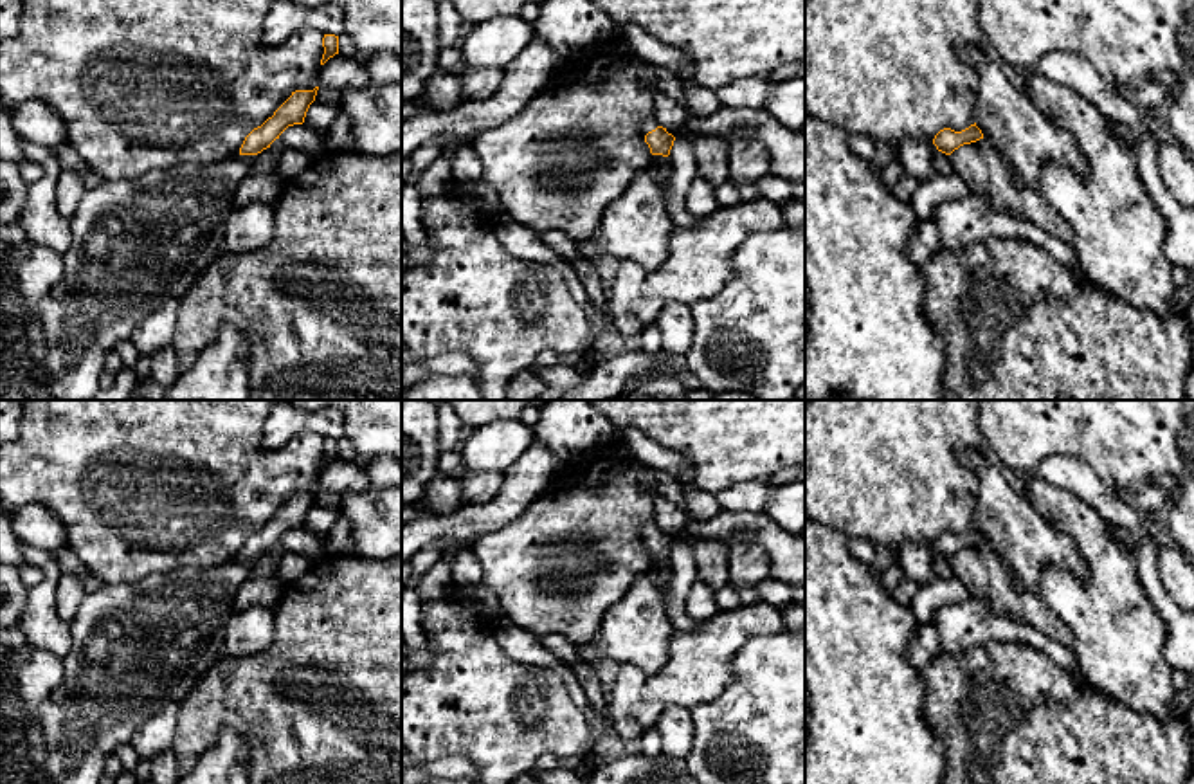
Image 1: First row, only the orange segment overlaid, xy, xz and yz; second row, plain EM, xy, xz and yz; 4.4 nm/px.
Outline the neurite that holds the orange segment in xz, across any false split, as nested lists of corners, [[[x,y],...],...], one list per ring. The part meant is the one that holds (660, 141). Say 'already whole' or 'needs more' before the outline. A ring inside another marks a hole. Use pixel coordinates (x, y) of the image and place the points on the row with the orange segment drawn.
needs more; [[[645,121],[639,126],[639,133],[645,137],[652,155],[670,155],[675,137],[659,126],[657,121]]]

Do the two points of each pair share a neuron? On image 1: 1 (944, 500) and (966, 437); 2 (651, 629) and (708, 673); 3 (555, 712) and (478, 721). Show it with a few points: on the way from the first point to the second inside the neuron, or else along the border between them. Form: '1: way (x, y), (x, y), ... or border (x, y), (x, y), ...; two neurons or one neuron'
1: way (944, 482), (944, 449), (948, 446); one neuron
2: border (676, 631), (669, 660), (656, 673), (633, 665); two neurons
3: way (535, 712), (497, 714); one neuron

